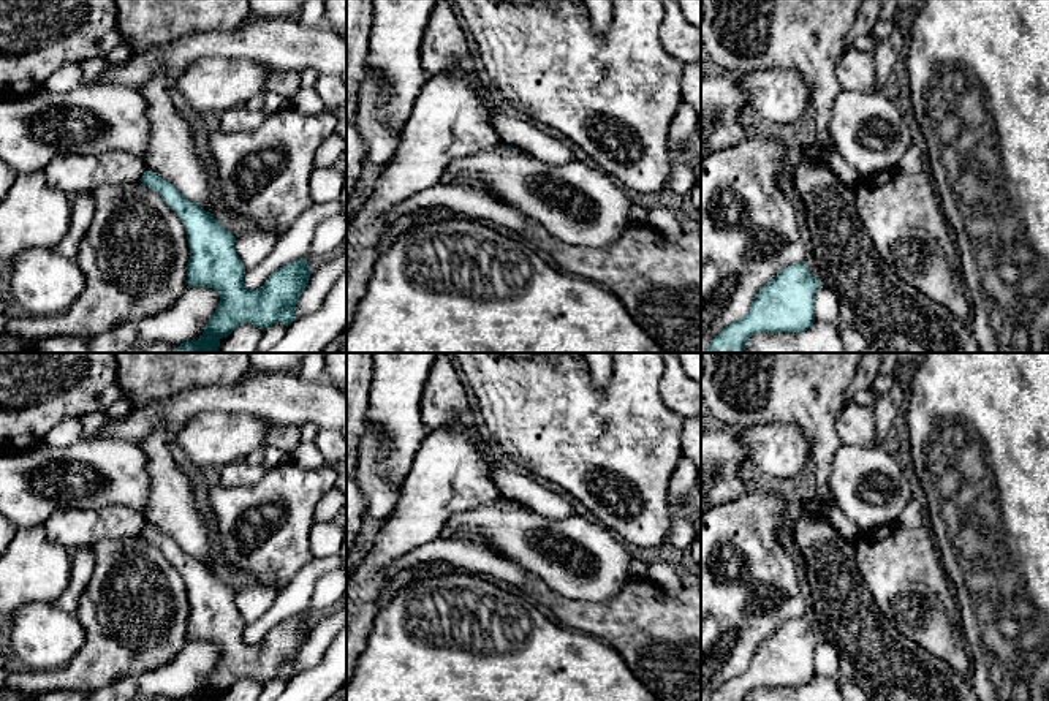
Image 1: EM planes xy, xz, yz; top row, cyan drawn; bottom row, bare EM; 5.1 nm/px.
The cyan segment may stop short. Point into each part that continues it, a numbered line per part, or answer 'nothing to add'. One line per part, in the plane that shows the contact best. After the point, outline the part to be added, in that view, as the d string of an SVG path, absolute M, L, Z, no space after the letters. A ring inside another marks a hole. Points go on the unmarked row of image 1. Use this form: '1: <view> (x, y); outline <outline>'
nothing to add

